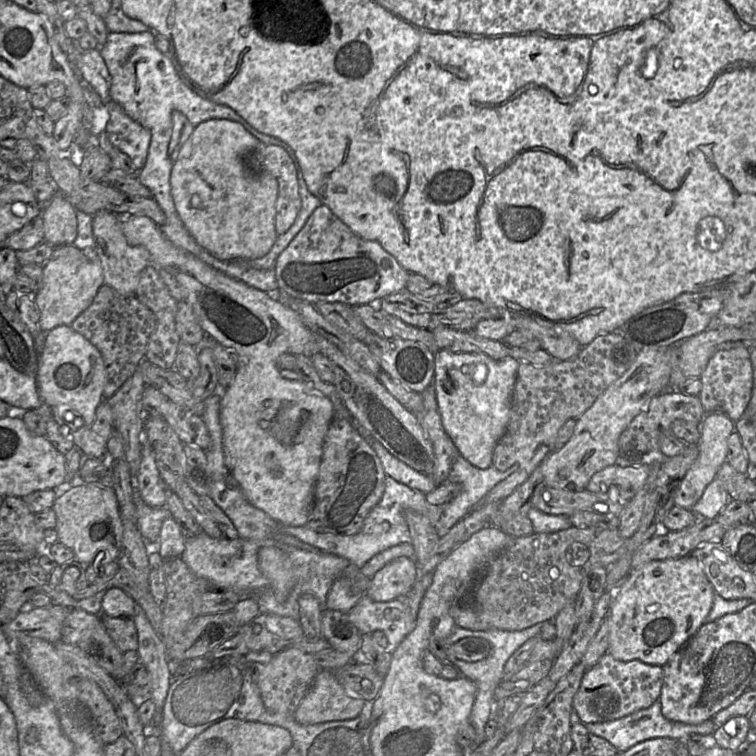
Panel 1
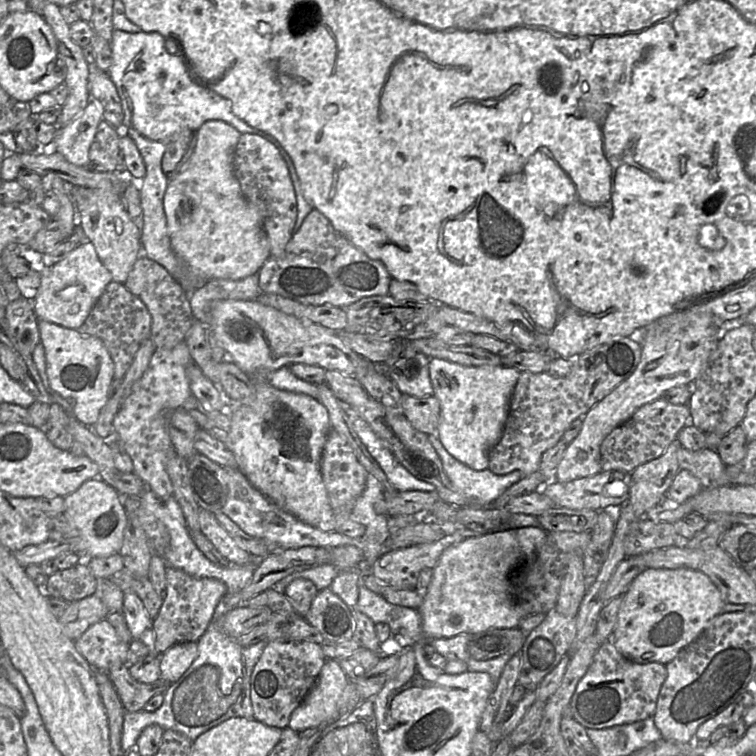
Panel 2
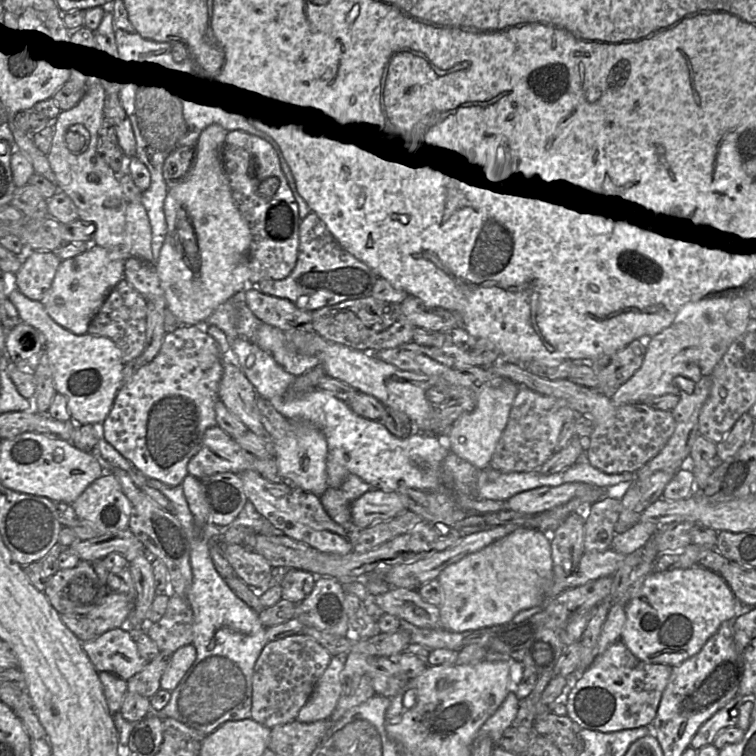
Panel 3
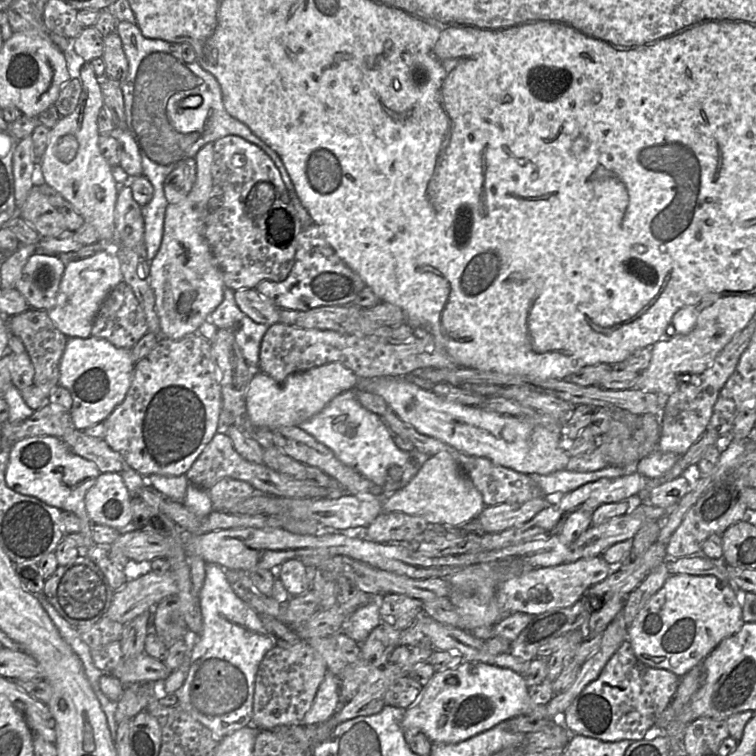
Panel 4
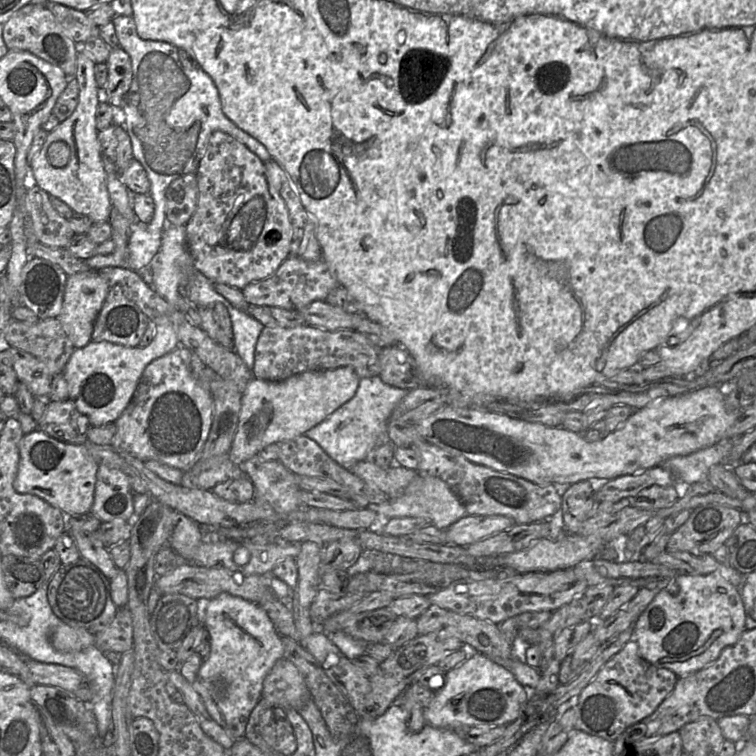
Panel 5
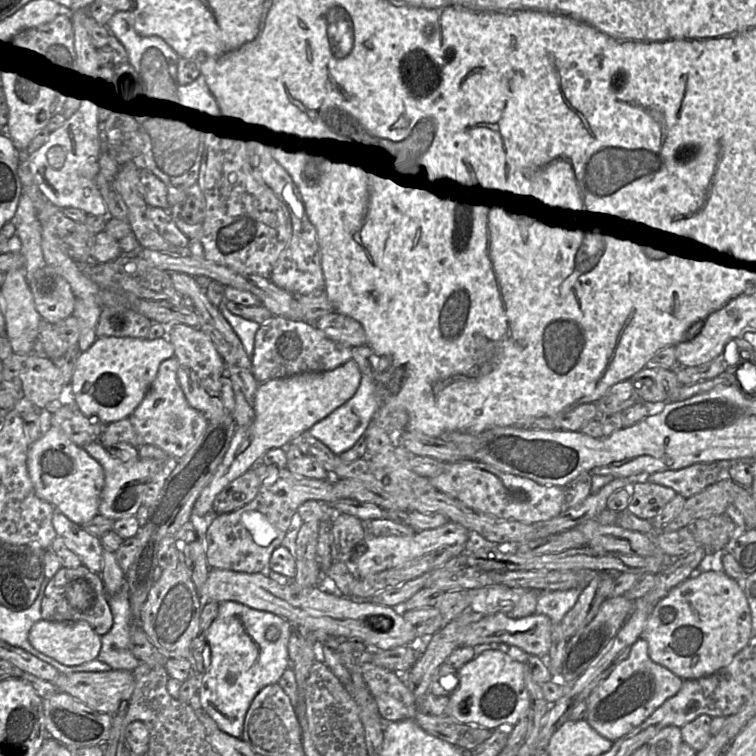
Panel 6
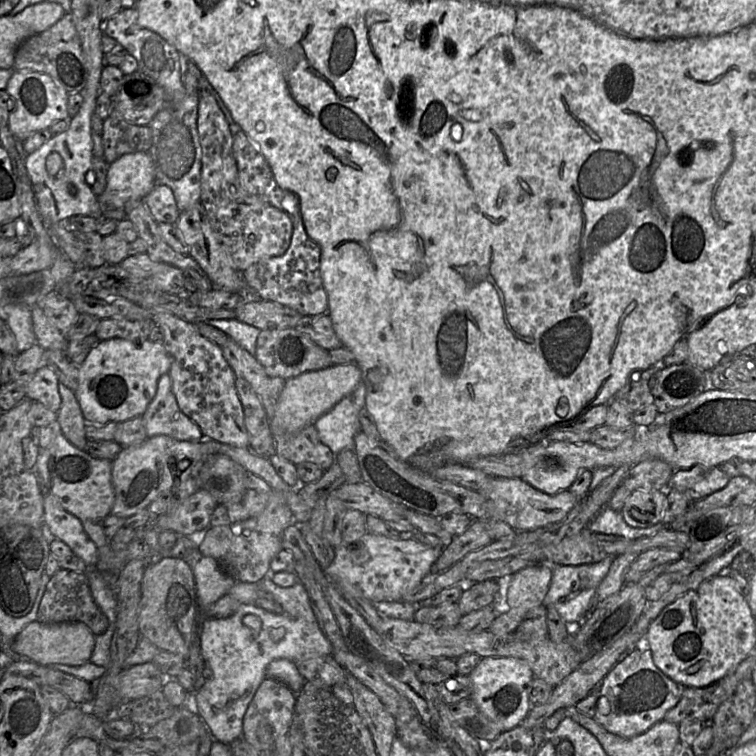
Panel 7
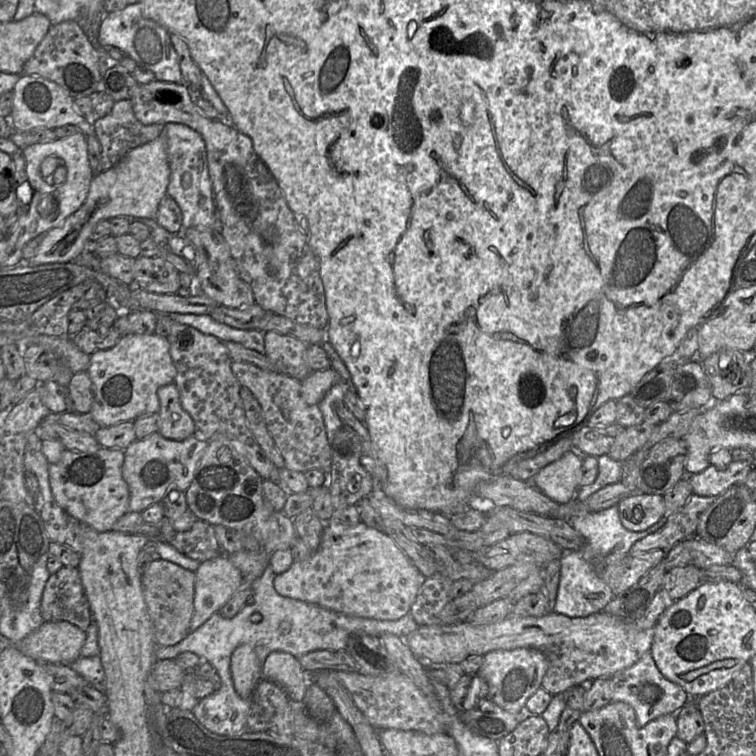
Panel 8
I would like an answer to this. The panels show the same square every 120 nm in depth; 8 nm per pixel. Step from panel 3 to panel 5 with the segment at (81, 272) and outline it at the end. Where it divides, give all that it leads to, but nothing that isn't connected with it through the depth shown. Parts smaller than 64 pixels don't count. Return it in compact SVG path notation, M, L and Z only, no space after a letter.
M94 271L68 276L62 310L57 318L75 348L92 341L94 323L109 290L107 281Z

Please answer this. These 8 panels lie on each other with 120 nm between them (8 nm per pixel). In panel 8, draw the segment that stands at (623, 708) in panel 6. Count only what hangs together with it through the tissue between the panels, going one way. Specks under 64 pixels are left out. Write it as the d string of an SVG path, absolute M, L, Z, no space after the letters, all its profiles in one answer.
M646 652L632 666L616 672L610 677L612 682L612 702L629 704L636 715L638 726L664 714L676 713L691 699L686 691L676 683L665 678L657 668L650 652Z

